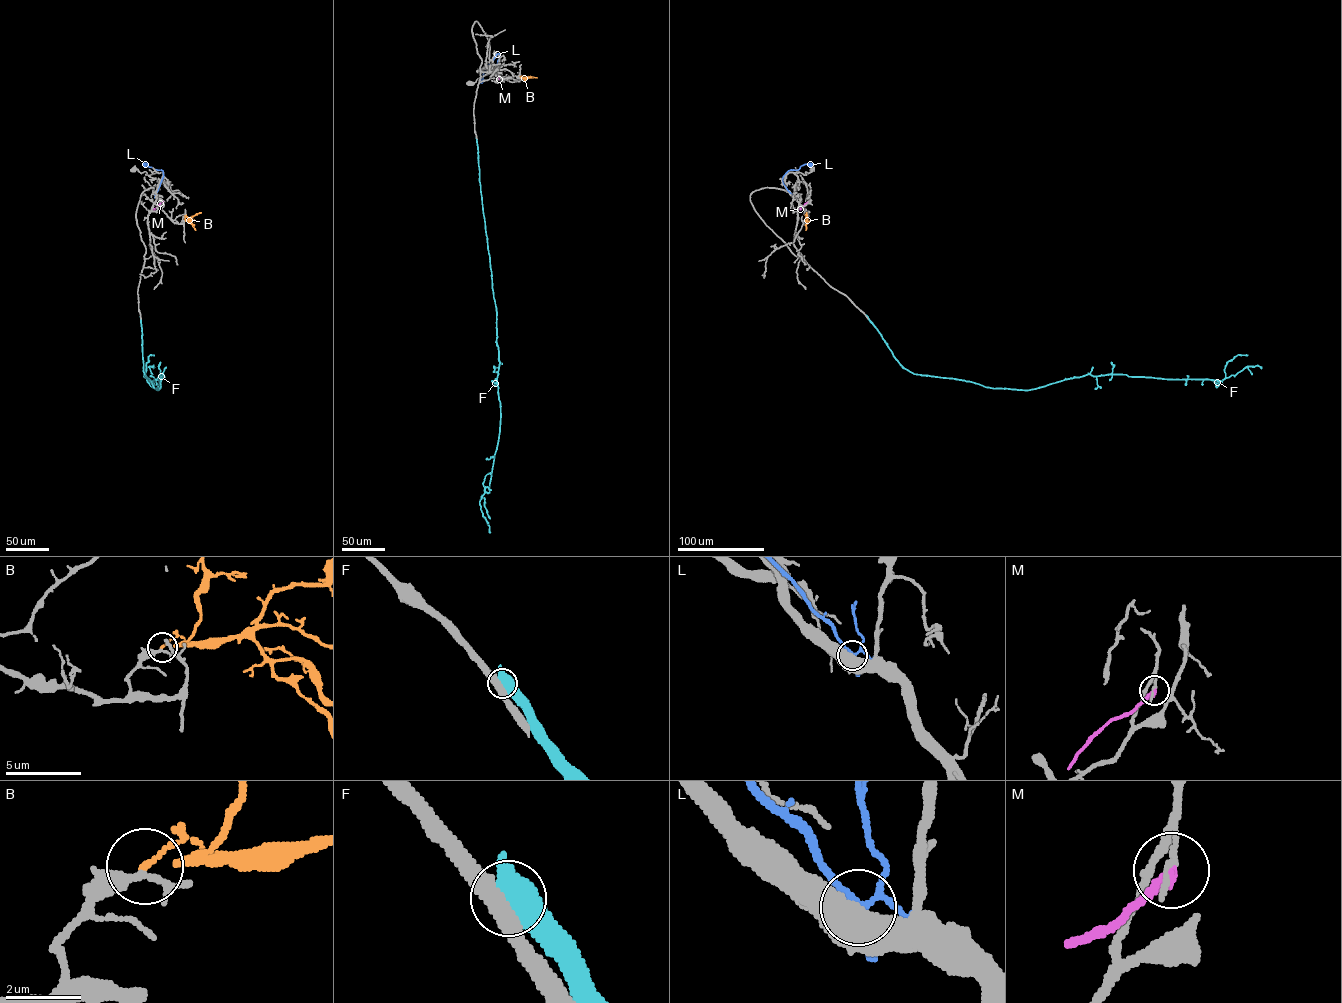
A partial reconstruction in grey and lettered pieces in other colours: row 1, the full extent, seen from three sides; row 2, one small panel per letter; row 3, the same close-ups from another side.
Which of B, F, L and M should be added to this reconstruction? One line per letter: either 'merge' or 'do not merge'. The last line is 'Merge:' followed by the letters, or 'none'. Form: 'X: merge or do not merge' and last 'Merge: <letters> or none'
B: do not merge
F: do not merge
L: do not merge
M: do not merge
Merge: none

